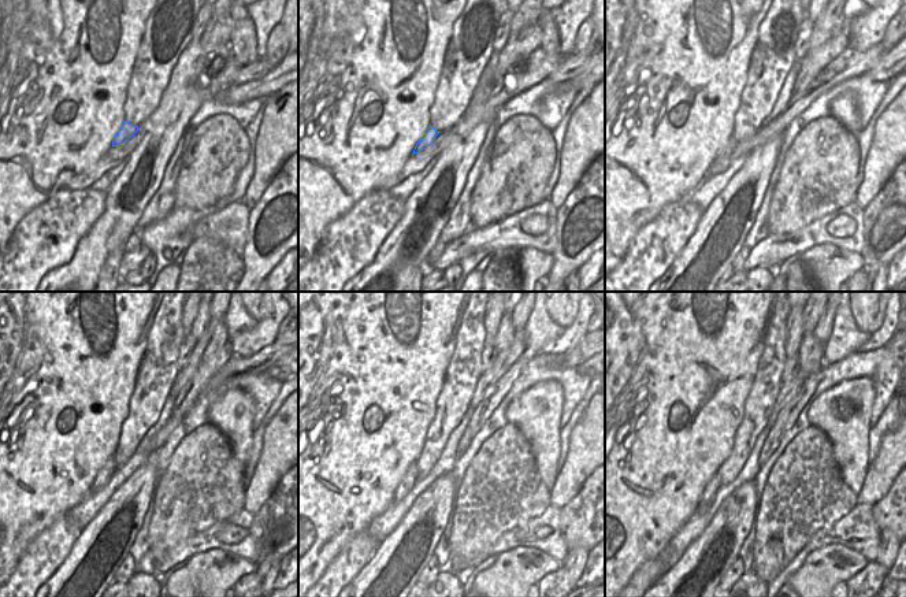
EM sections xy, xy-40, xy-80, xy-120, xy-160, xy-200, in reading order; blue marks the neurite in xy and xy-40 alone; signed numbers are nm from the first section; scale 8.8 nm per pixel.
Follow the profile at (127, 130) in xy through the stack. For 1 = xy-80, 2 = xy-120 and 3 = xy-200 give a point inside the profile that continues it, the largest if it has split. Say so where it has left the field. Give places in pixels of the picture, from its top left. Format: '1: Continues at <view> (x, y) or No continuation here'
1: Continues at xy-80 (726, 151)
2: Continues at xy-120 (106, 473)
3: Continues at xy-200 (710, 489)

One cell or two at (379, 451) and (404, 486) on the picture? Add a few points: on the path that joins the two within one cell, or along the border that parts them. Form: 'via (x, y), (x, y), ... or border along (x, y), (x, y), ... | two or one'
border along (415, 460), (398, 484), (393, 500) | two

